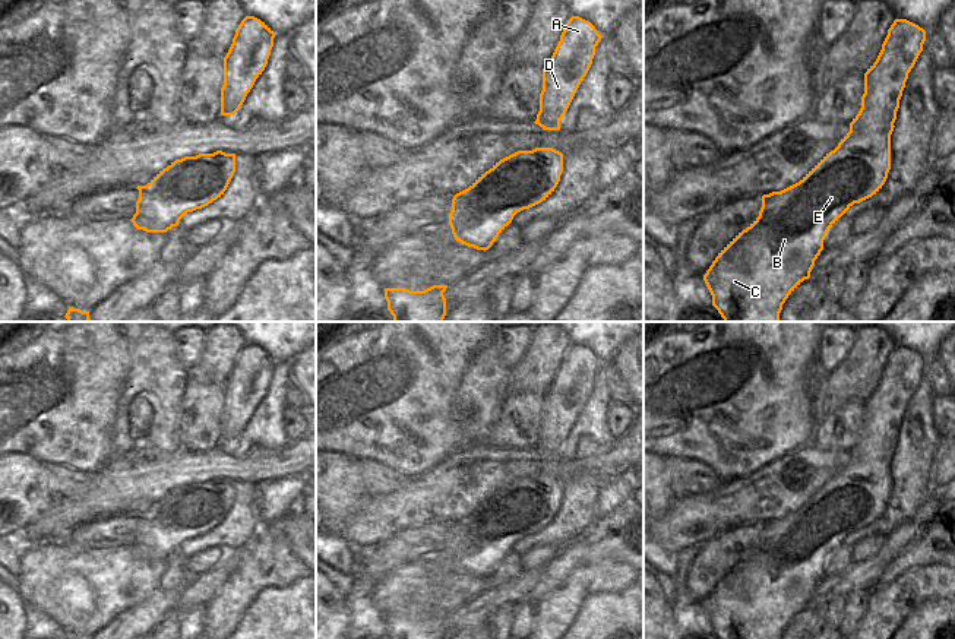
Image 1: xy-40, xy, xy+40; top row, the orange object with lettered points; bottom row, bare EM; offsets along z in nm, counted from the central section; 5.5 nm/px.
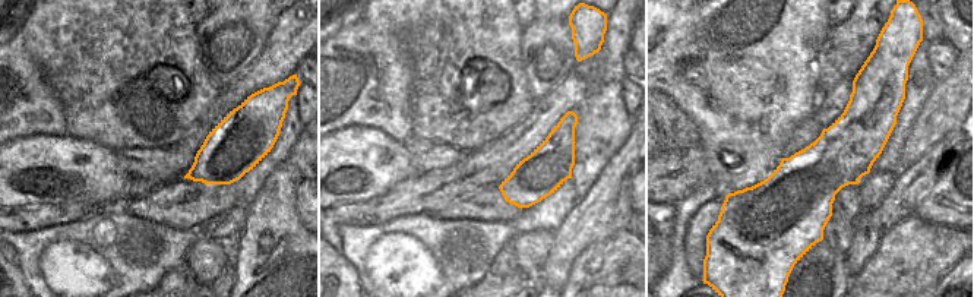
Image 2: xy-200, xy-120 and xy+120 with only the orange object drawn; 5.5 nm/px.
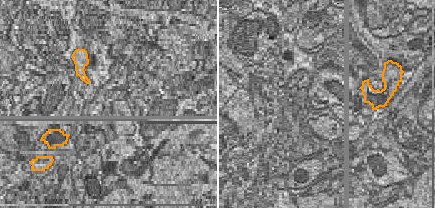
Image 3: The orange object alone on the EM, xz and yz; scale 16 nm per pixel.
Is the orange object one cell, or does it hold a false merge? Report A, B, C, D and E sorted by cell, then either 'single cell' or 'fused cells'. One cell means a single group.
groups A B C D E; single cell

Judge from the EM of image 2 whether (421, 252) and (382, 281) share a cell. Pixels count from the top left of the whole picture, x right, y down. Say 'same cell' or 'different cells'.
same cell

